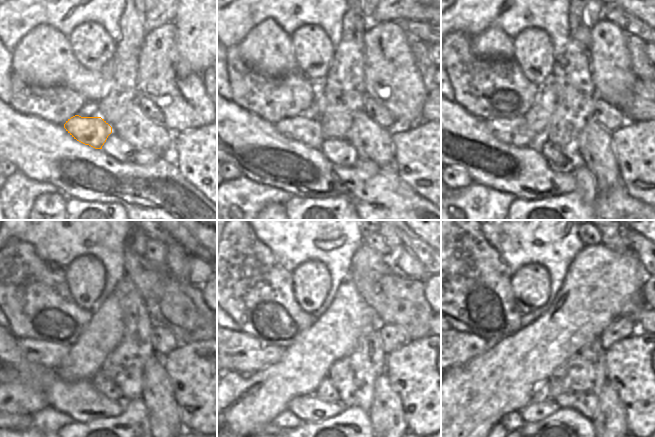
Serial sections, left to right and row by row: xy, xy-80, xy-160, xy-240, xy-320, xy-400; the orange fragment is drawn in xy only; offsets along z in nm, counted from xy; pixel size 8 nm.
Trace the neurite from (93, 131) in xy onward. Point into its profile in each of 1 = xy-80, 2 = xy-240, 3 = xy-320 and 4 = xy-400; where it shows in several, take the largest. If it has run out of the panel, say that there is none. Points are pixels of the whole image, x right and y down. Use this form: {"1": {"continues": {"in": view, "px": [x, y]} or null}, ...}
{"1": {"continues": {"in": "xy-80", "px": [308, 131]}}, "2": {"continues": {"in": "xy-240", "px": [49, 355]}}, "3": {"continues": {"in": "xy-320", "px": [237, 351]}}, "4": {"continues": {"in": "xy-400", "px": [461, 347]}}}

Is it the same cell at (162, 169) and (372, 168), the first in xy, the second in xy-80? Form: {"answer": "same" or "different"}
{"answer": "different"}

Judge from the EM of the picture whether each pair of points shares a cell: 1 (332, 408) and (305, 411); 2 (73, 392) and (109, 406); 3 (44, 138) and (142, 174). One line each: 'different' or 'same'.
1: same
2: same
3: same

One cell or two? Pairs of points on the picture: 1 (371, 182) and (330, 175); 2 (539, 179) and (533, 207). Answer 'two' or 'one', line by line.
1: one
2: two

